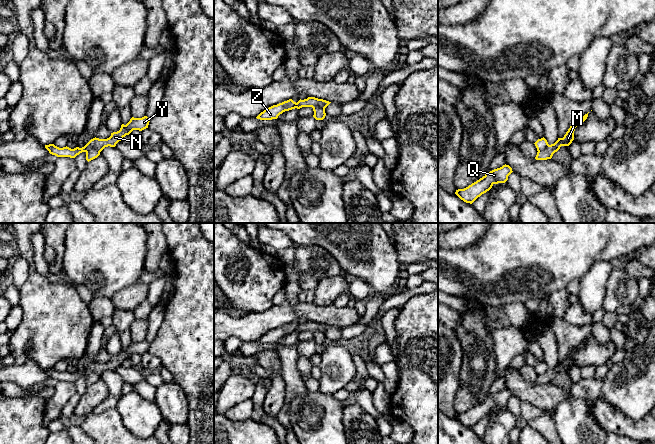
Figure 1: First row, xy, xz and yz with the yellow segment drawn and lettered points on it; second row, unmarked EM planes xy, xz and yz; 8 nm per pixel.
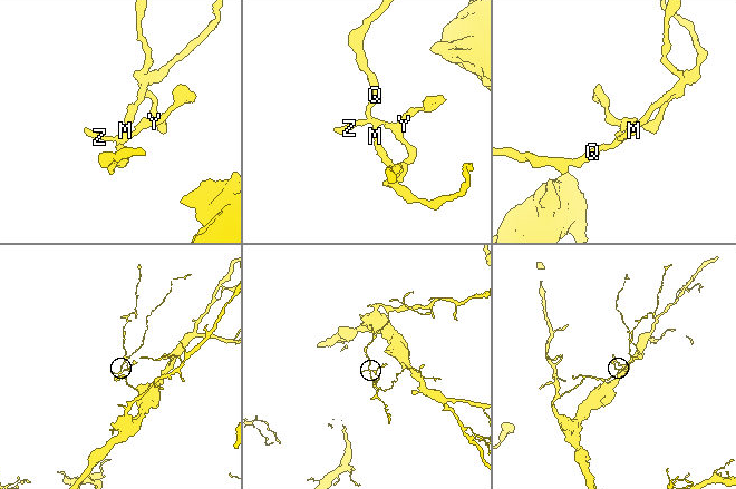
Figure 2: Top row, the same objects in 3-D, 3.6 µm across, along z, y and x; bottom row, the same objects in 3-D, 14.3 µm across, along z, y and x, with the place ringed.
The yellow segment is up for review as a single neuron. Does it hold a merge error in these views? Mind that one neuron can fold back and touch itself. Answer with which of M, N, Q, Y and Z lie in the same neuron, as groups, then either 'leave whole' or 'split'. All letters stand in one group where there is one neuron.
M Q / N Y Z; split

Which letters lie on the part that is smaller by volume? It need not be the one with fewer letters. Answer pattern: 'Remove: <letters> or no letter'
Remove: N, Y, Z

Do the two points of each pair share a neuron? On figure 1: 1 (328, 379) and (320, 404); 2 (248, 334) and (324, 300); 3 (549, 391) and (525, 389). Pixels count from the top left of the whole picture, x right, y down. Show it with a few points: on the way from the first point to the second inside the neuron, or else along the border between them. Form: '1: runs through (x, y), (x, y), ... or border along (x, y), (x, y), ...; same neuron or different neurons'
1: border along (319, 390), (331, 394); different neurons
2: border along (313, 302), (319, 306), (332, 305); different neurons
3: runs through (543, 391), (531, 391); same neuron

